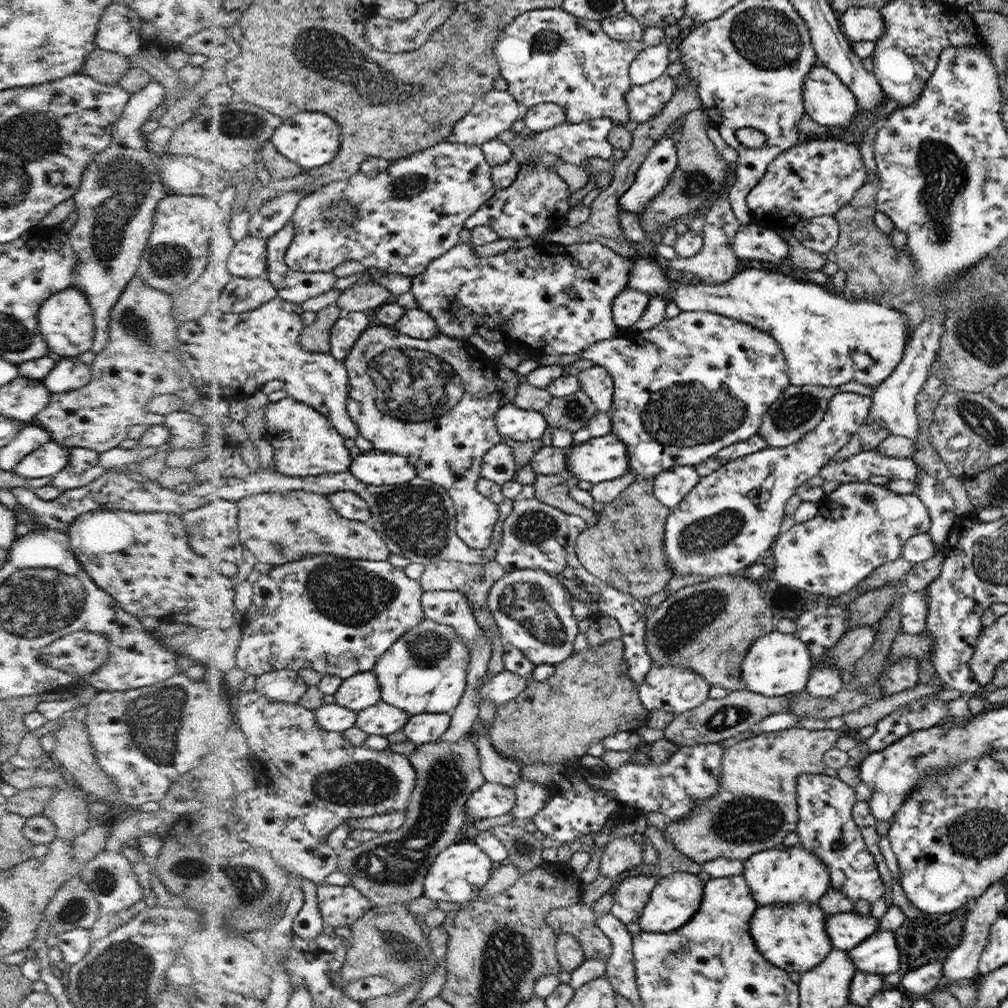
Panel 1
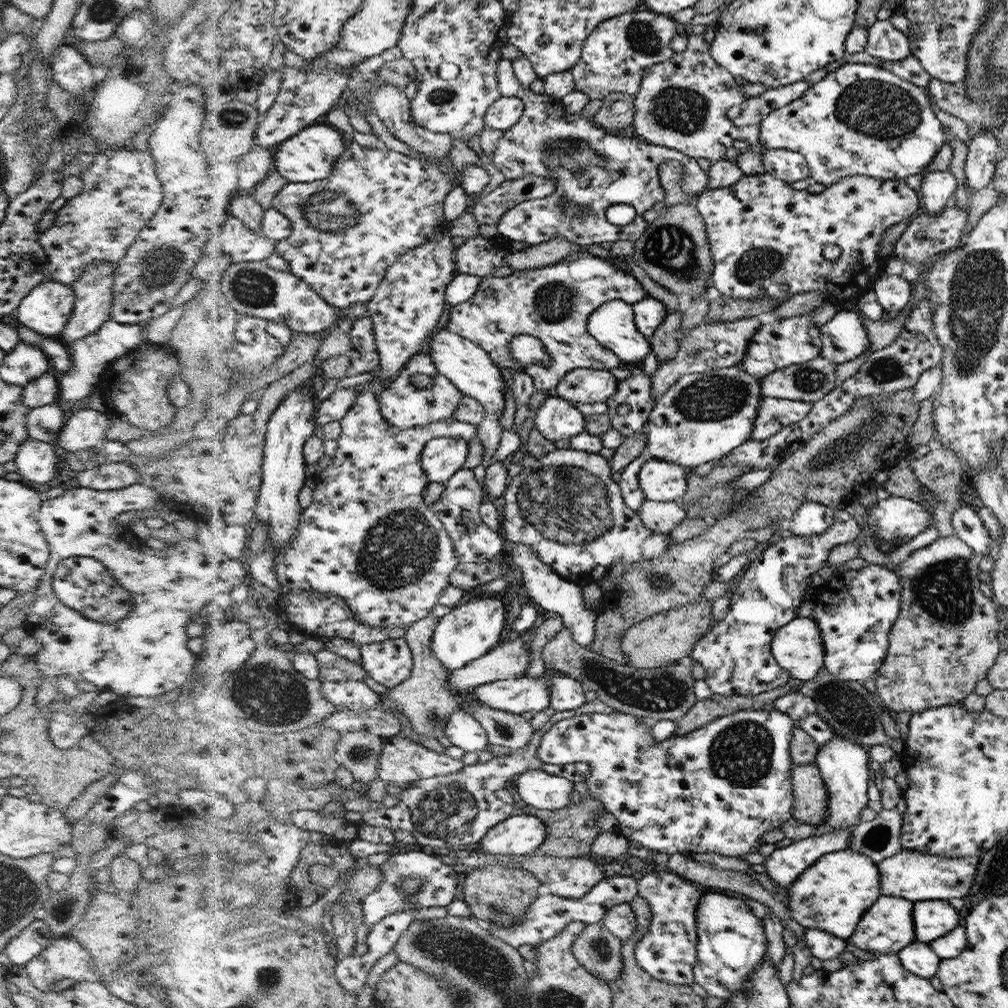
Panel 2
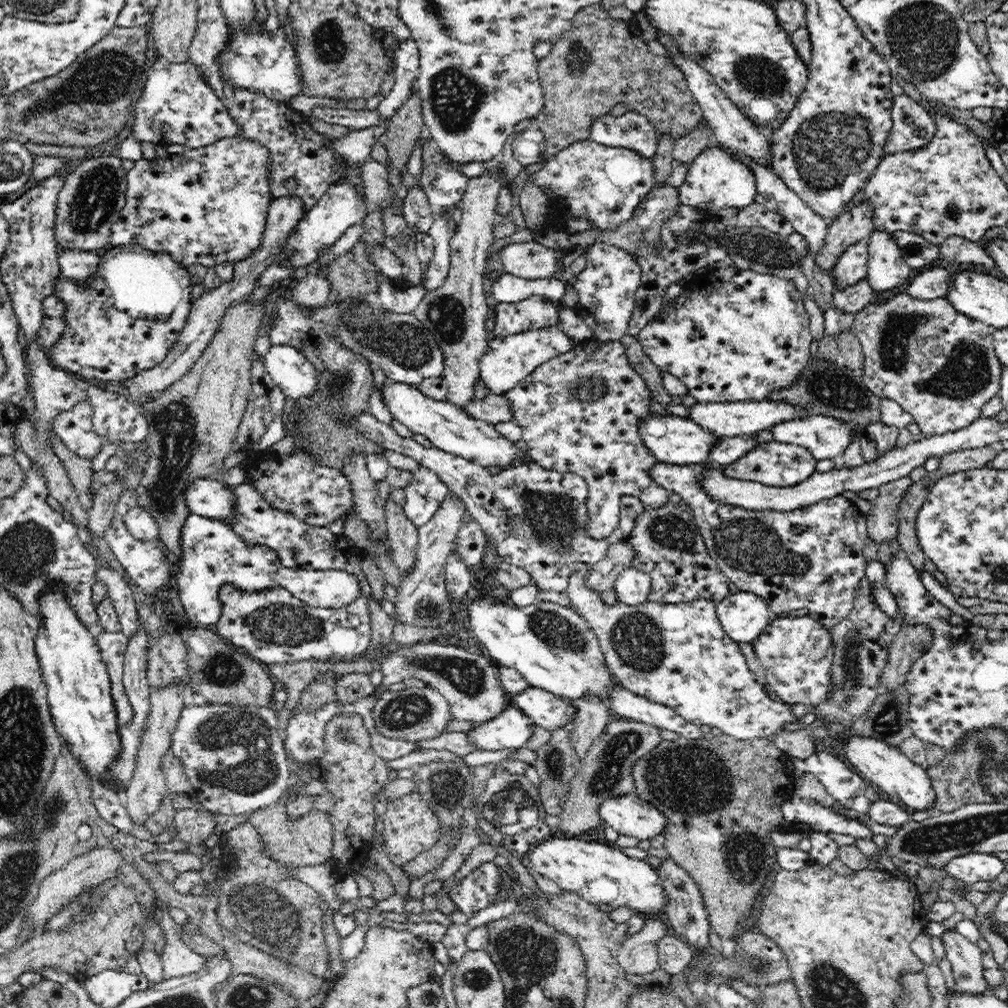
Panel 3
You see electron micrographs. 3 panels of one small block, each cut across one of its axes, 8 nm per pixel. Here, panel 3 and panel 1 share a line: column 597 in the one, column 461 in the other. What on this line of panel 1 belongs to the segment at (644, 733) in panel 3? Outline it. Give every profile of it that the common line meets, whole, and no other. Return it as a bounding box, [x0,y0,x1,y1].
[339,735,486,908]

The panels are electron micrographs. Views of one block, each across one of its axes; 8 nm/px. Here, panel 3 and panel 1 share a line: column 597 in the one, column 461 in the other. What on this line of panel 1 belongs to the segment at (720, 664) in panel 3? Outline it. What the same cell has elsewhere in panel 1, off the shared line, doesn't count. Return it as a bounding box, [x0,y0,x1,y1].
[423,590,481,652]

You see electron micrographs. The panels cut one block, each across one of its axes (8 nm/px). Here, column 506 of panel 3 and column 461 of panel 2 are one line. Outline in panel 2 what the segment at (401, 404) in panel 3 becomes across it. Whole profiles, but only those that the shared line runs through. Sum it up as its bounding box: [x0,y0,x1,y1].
[422,435,468,483]

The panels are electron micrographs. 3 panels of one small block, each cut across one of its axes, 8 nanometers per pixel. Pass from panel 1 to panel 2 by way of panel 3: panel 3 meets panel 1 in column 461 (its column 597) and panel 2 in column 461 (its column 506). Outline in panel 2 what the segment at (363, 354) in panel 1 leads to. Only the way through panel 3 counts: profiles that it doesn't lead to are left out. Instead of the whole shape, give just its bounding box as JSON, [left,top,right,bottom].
[380,351,465,428]

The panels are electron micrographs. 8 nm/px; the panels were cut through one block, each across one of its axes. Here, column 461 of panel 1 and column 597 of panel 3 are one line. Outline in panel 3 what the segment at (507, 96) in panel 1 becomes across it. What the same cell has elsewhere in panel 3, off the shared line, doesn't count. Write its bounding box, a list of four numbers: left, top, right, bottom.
[589,112,659,159]

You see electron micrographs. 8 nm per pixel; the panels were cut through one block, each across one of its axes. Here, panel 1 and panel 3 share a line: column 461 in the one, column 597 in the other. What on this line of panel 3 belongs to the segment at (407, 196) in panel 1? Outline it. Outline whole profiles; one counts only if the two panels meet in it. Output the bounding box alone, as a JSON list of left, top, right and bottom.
[528,138,656,232]

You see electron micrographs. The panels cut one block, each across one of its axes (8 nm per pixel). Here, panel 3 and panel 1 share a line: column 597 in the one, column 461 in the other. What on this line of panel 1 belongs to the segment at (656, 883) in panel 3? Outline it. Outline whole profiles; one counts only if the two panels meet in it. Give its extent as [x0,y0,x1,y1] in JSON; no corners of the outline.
[425,840,492,904]

